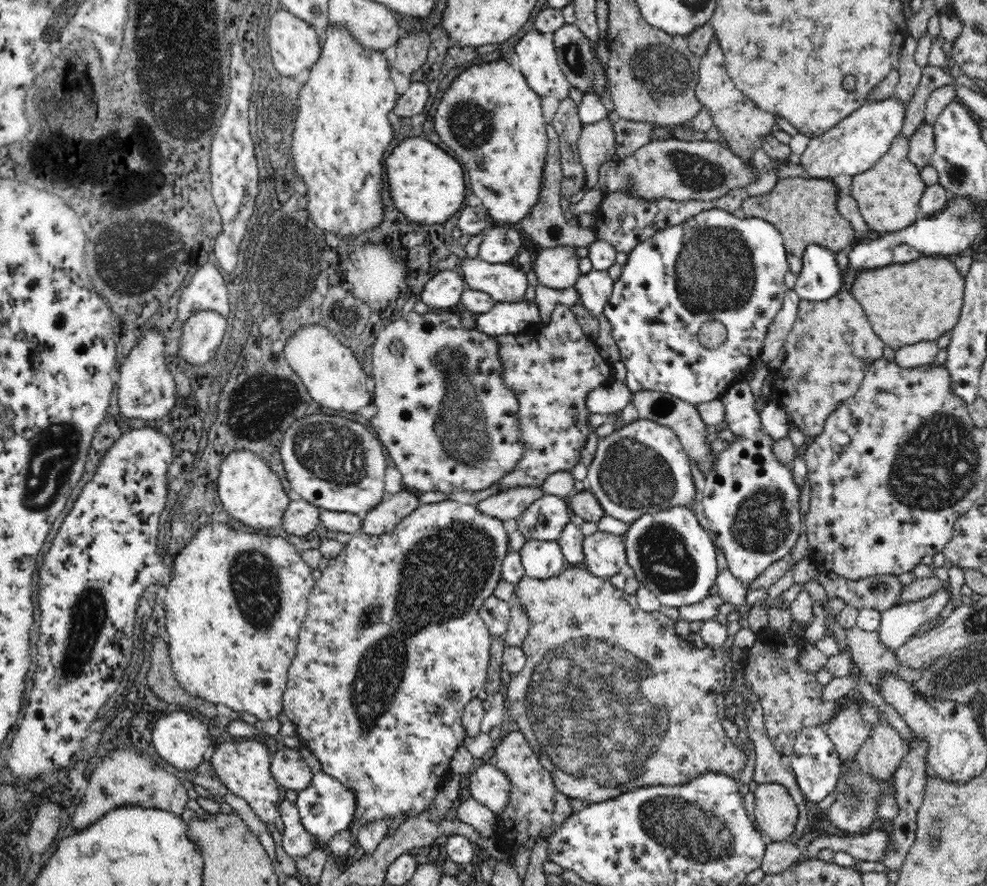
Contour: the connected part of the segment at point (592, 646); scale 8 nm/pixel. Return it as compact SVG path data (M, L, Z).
M572 566L560 572L554 578L548 580L536 580L530 576L524 576L520 584L516 584L516 598L524 606L524 612L530 620L530 630L520 646L526 654L526 666L518 674L512 674L504 668L500 674L500 694L504 696L504 720L502 728L508 728L510 732L522 732L528 740L528 744L536 750L538 758L542 760L544 768L552 772L556 788L566 794L568 798L584 800L586 804L600 804L606 800L614 800L626 792L632 792L636 788L648 788L648 786L678 786L686 784L690 780L696 780L704 772L720 772L730 778L738 778L744 768L752 766L752 758L746 758L738 746L734 746L724 732L722 714L716 706L718 694L726 692L726 664L722 656L722 648L694 648L688 640L682 640L674 628L674 620L662 616L660 612L644 612L638 606L638 596L628 594L624 588L612 586L612 582L598 578L590 574L584 566Z

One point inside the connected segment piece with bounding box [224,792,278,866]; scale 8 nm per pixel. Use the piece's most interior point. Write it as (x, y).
(241, 807)

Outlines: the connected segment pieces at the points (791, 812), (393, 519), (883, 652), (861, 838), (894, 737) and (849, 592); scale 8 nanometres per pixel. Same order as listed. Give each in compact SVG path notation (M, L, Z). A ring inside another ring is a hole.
M760 784L756 796L756 822L768 842L784 842L796 830L798 808L790 790L782 784Z
M402 490L394 496L386 496L382 504L378 504L374 510L362 516L362 534L366 536L384 536L394 532L394 528L416 508L420 506L418 502L418 492L414 490Z
M856 626L856 628L846 630L846 638L848 638L848 644L852 648L854 664L858 664L862 674L866 674L866 680L872 684L872 688L876 692L878 692L880 678L886 672L892 672L892 674L900 676L902 680L914 684L916 680L920 680L920 676L926 670L934 668L934 664L928 666L928 668L922 668L922 670L910 670L910 668L900 666L898 660L896 660L896 652L890 652L886 648L886 644L880 642L878 630L876 632L866 632L866 630Z
M870 830L864 834L846 834L846 836L830 836L820 834L818 840L814 840L806 852L802 852L802 862L816 860L816 854L820 850L834 850L834 852L848 852L858 862L882 862L884 854L890 846L890 836L882 830Z
M862 700L860 712L866 722L874 724L874 730L872 736L860 746L854 760L858 762L862 774L868 774L878 782L890 780L900 768L902 758L908 754L908 744L870 702Z
M820 570L818 582L824 586L826 596L830 600L840 598L846 606L854 606L858 610L874 608L880 612L894 608L904 588L904 584L894 574L848 580L848 578L842 578L830 572L826 574Z

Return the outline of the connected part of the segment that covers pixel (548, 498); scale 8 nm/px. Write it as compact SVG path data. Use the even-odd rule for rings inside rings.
M546 494L522 512L522 516L518 518L518 530L526 540L554 542L560 540L560 534L570 518L572 510L566 498Z

